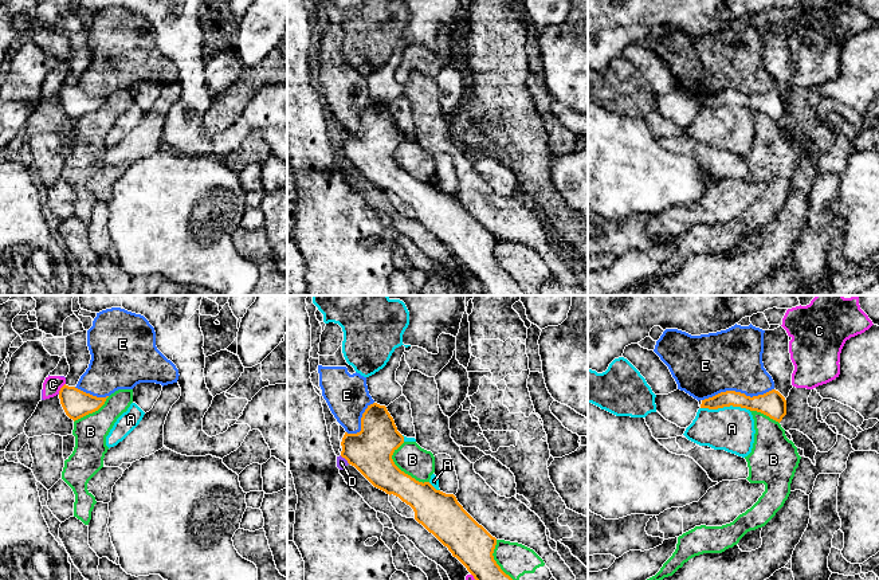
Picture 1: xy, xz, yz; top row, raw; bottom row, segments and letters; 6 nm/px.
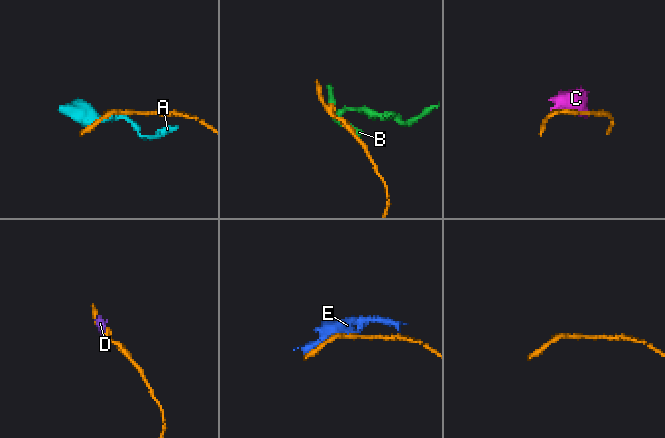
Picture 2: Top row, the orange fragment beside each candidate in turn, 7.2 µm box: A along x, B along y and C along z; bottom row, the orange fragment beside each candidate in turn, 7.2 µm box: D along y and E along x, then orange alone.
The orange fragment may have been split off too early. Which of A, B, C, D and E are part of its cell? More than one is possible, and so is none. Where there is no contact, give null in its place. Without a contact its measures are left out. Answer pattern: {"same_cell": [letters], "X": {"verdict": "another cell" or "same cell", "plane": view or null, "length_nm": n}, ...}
{"same_cell": [], "A": {"verdict": "another cell", "plane": "yz", "length_nm": 280}, "B": {"verdict": "another cell", "plane": "xz", "length_nm": 300}, "C": {"verdict": "another cell", "plane": "xy", "length_nm": 80}, "D": {"verdict": "another cell", "plane": "xz", "length_nm": 80}, "E": {"verdict": "another cell", "plane": "yz", "length_nm": 440}}

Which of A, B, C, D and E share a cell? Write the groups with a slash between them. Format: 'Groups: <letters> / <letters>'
Groups: A / B / C D / E

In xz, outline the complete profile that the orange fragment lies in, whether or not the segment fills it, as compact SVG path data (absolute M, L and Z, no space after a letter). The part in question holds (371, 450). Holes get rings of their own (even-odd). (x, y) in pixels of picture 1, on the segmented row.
M368 405L361 418L361 431L345 432L341 456L354 466L374 487L399 497L415 512L415 520L432 533L456 557L475 580L513 580L494 560L497 538L479 525L458 502L454 494L436 490L429 482L419 482L401 471L393 462L393 452L404 443L393 418L385 405Z

